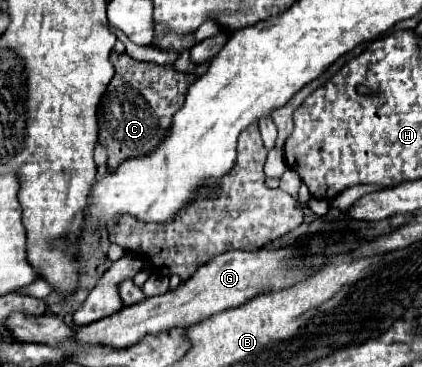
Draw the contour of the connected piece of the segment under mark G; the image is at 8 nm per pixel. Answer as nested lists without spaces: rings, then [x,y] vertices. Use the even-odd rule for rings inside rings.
[[[286,246],[280,250],[256,250],[256,252],[226,252],[204,264],[190,280],[182,282],[176,290],[162,296],[144,298],[138,304],[124,306],[114,316],[102,318],[88,326],[76,328],[76,340],[86,344],[108,344],[114,348],[128,348],[140,342],[148,334],[160,334],[170,328],[188,328],[206,320],[208,316],[236,308],[252,296],[266,290],[282,290],[296,284],[310,270],[302,270],[302,262],[296,264],[292,258],[298,254],[296,248]]]

